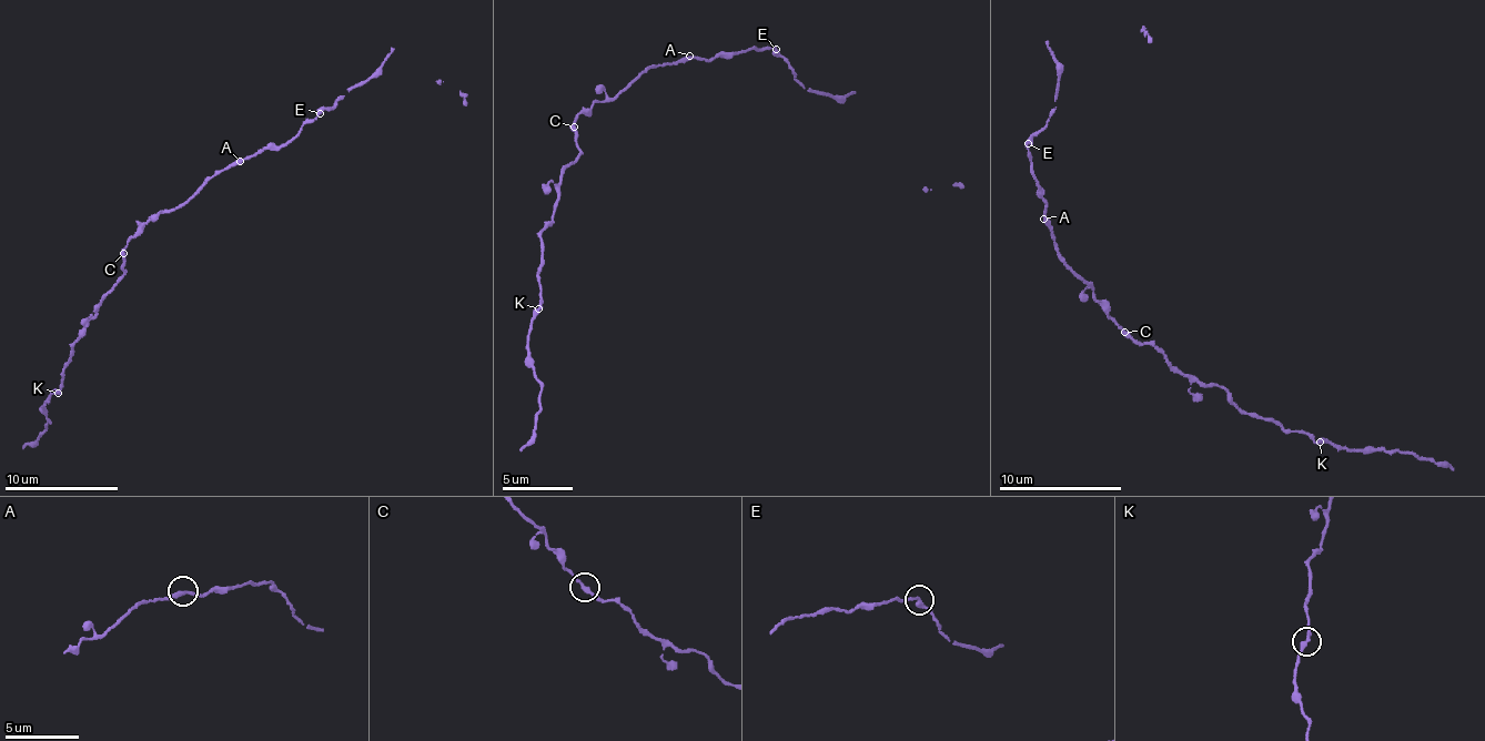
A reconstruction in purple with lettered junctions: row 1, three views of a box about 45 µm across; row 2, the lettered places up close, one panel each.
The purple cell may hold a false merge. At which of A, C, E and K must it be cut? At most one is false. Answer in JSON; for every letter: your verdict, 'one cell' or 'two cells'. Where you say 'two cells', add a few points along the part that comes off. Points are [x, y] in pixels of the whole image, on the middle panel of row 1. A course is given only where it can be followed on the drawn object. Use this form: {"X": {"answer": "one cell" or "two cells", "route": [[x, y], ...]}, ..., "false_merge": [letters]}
{"A": {"answer": "one cell"}, "C": {"answer": "one cell"}, "E": {"answer": "one cell"}, "K": {"answer": "one cell"}, "false_merge": []}

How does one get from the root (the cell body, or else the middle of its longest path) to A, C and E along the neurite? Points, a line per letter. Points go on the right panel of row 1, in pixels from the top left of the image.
A: (1092, 288), (1076, 275), (1043, 219)
C: (1092, 288), (1098, 301), (1124, 332)
E: (1092, 288), (1076, 275), (1054, 243), (1039, 193), (1039, 180), (1029, 160), (1028, 143)

